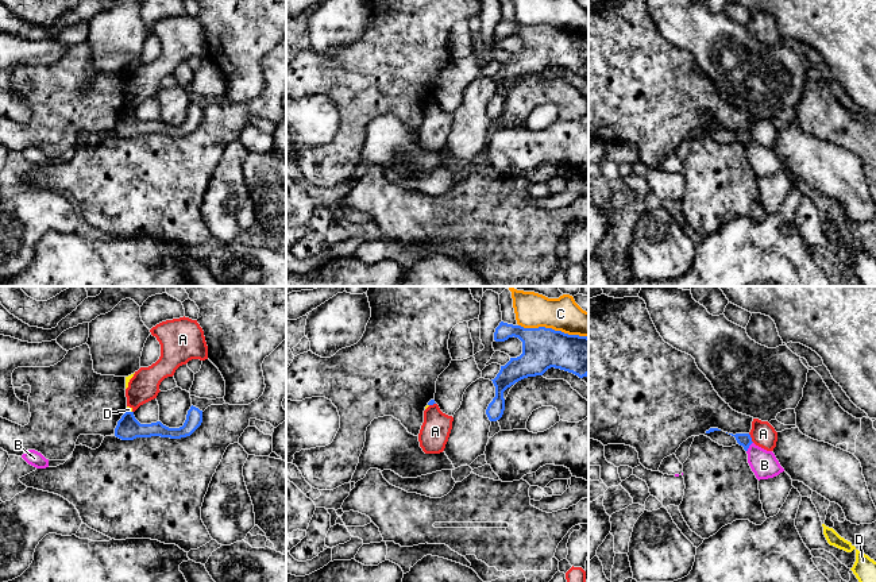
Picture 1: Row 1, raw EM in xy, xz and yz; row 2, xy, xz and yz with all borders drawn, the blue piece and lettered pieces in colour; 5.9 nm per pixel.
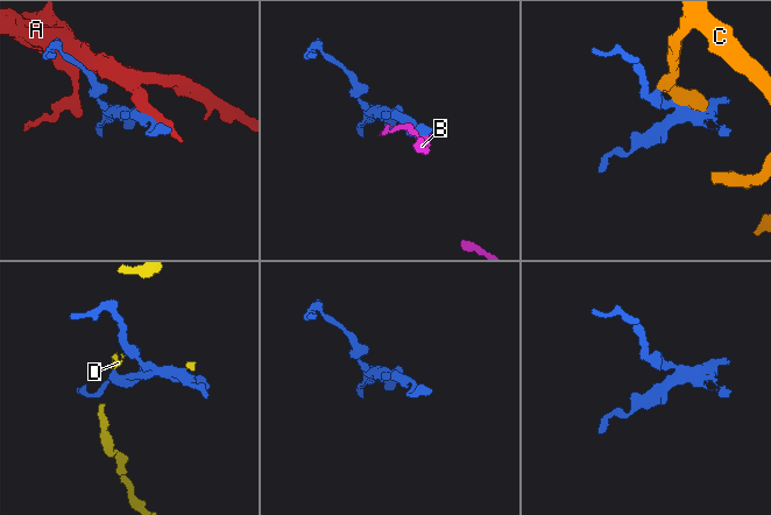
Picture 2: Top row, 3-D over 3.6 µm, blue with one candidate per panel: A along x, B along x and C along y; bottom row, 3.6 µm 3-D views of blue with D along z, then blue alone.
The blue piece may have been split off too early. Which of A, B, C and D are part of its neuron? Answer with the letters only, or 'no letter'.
no letter

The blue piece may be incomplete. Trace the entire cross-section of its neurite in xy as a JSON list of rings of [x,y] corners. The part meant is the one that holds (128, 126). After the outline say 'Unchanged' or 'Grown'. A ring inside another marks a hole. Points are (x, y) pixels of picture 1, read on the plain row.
[[[190,104],[186,112],[186,117],[180,126],[169,126],[163,123],[161,119],[151,122],[140,122],[134,109],[126,109],[121,116],[117,119],[115,126],[115,134],[121,138],[134,138],[136,135],[170,135],[170,136],[181,136],[190,134],[202,120],[202,108],[196,104]]]. Unchanged

